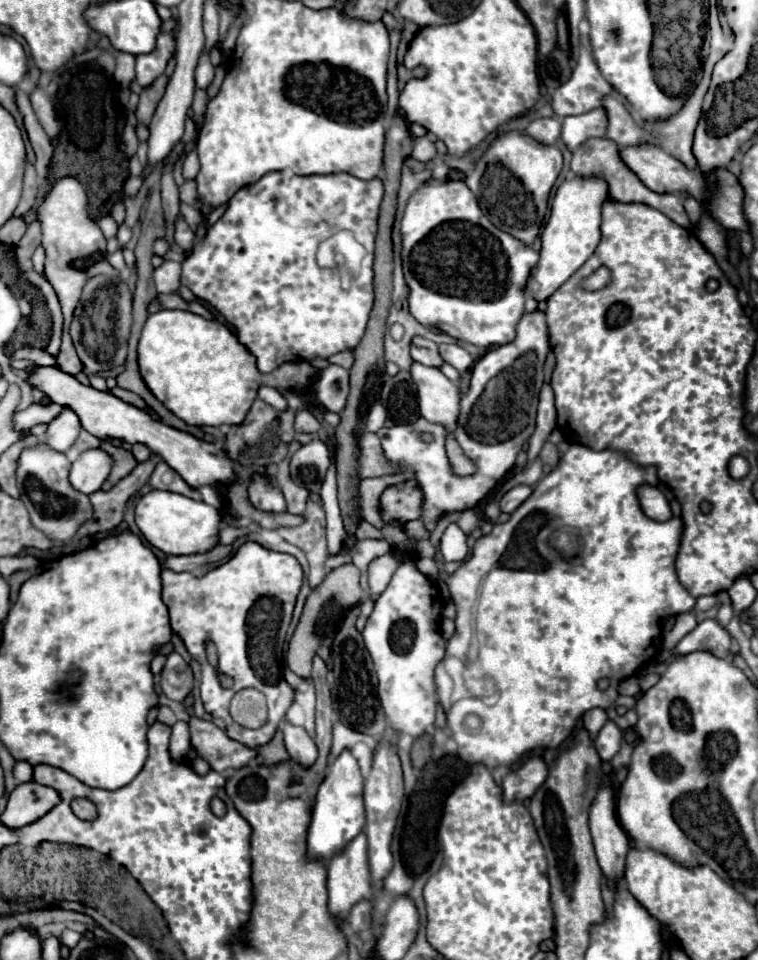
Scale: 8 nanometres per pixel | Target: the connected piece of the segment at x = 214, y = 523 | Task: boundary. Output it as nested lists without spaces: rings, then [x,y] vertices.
[[[151,490],[145,496],[139,498],[135,508],[135,522],[143,534],[143,538],[163,550],[169,556],[175,554],[203,554],[209,552],[219,544],[219,524],[223,516],[217,508],[191,500],[183,494],[175,492],[163,492],[163,490]]]

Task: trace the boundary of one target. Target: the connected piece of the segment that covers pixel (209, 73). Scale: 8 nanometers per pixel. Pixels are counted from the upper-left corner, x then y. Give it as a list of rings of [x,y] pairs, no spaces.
[[[203,52],[201,58],[199,58],[199,64],[197,64],[197,70],[195,70],[195,84],[197,88],[203,88],[207,90],[207,86],[213,82],[213,76],[215,76],[215,70],[209,62],[209,54]]]

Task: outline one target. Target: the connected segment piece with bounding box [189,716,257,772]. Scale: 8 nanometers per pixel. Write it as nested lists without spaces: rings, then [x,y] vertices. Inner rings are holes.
[[[191,716],[189,720],[191,744],[197,754],[203,756],[215,772],[225,772],[229,768],[239,770],[243,764],[249,764],[255,758],[255,748],[247,748],[237,740],[231,740],[225,730],[217,728],[213,722],[199,720]]]

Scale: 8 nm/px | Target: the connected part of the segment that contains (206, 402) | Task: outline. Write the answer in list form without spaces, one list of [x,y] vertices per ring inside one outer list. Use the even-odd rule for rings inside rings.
[[[189,310],[149,314],[137,352],[149,390],[189,426],[241,424],[261,386],[255,356],[239,344],[237,336],[219,320],[207,320]]]

